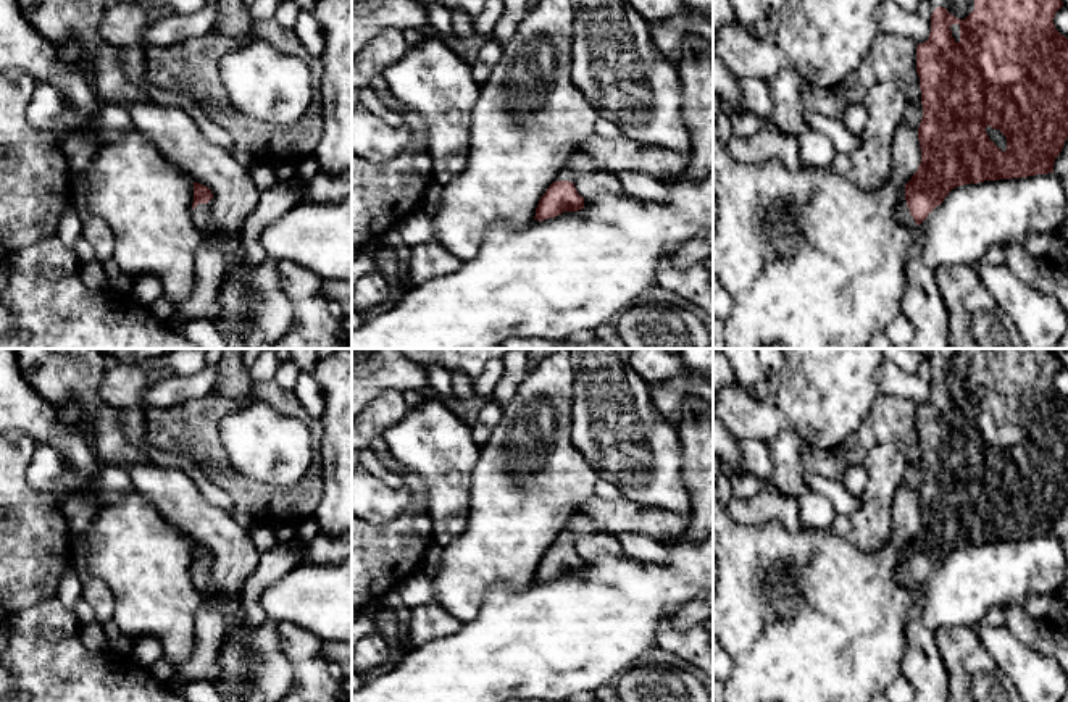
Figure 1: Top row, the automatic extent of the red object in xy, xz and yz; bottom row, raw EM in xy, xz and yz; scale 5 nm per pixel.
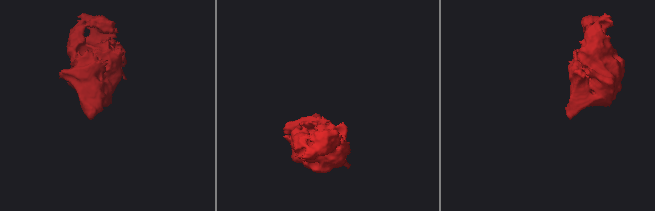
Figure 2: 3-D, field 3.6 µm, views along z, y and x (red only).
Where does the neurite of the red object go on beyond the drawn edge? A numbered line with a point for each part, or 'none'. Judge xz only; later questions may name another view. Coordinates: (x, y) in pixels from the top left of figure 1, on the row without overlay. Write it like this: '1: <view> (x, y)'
1: xz (578, 525)

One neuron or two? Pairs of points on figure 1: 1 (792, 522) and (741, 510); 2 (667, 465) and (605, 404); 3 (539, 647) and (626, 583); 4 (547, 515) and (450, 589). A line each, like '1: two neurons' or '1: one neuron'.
1: one neuron
2: one neuron
3: one neuron
4: one neuron

